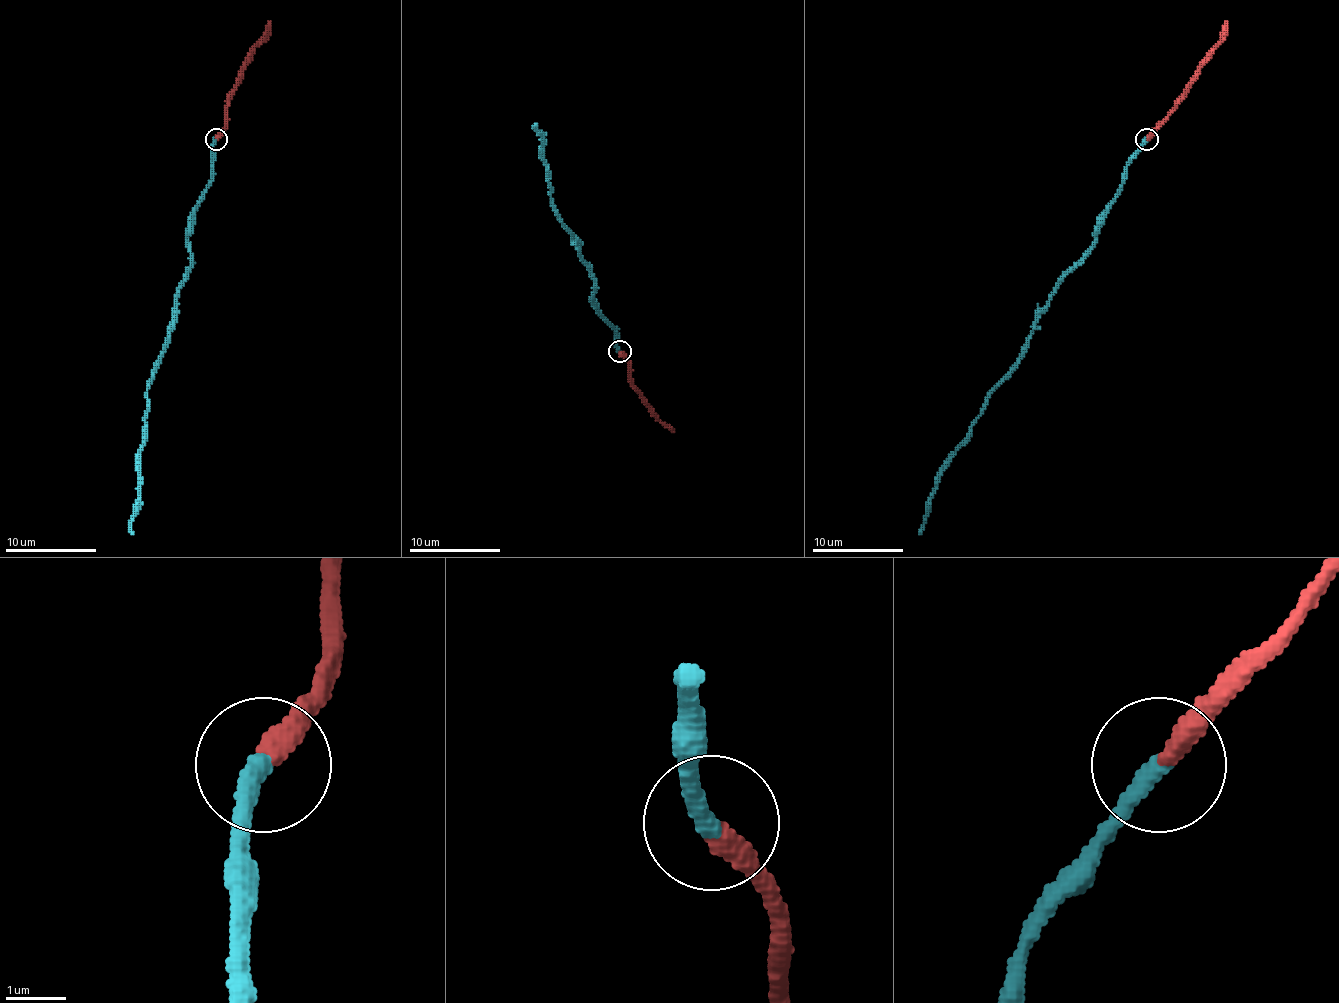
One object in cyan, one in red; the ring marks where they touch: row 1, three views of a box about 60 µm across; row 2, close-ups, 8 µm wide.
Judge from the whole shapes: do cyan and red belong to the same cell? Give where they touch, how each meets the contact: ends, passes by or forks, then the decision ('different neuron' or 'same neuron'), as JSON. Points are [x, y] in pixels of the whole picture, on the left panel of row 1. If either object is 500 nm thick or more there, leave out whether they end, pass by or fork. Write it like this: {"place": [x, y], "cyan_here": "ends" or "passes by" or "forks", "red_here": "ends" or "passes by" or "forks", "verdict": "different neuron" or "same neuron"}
{"place": [216, 139], "cyan_here": "ends", "red_here": "ends", "verdict": "different neuron"}

